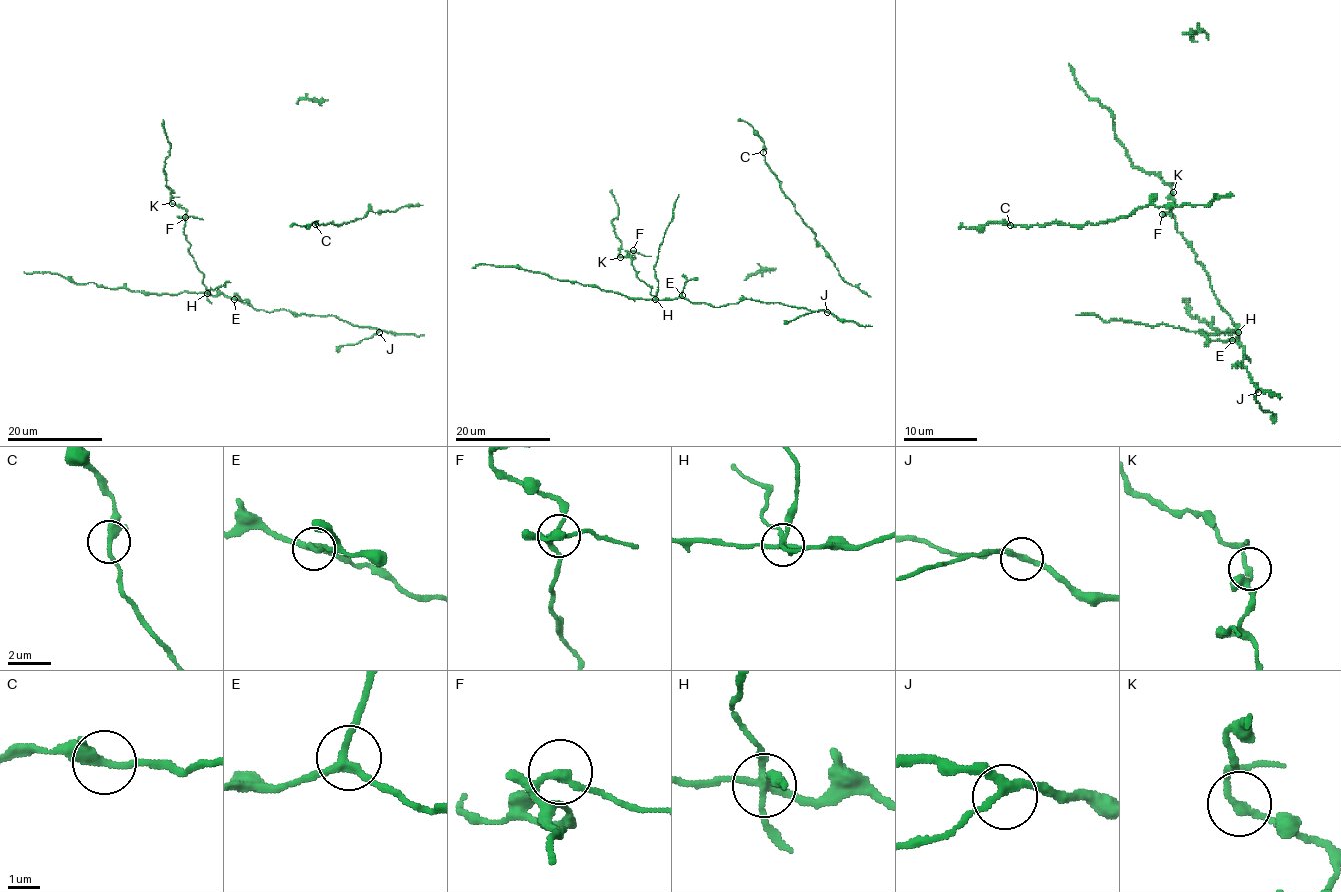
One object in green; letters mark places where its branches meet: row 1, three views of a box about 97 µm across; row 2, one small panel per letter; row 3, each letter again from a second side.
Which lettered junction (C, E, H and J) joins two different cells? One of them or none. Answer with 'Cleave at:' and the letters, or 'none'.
Cleave at: H

